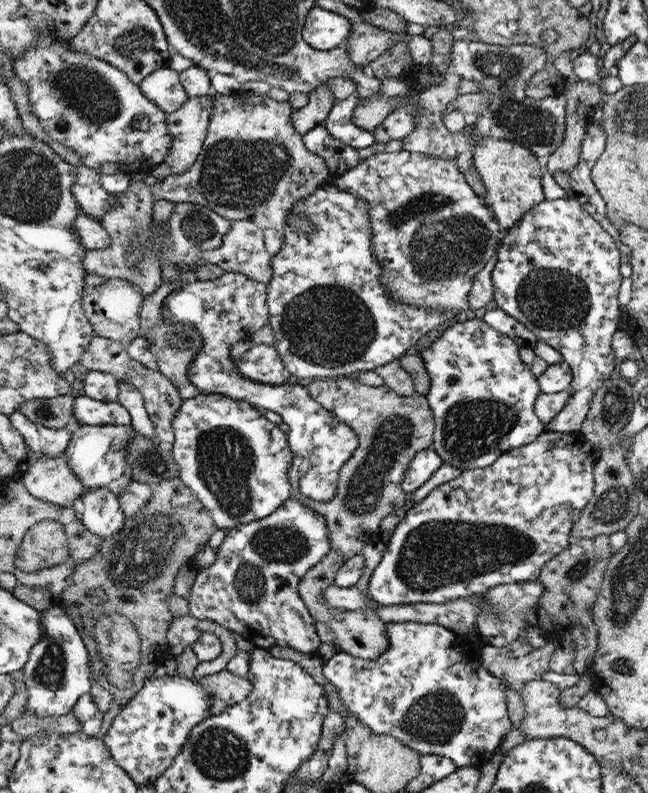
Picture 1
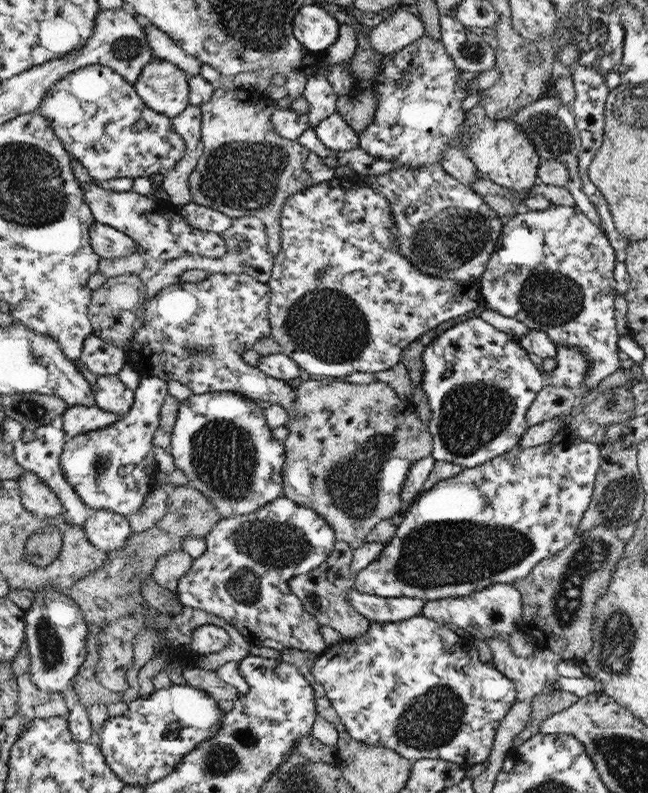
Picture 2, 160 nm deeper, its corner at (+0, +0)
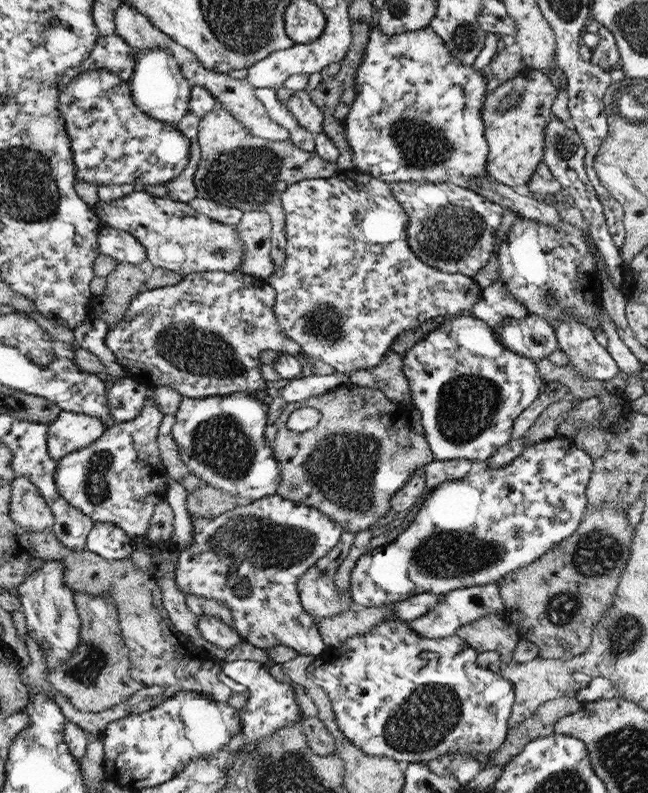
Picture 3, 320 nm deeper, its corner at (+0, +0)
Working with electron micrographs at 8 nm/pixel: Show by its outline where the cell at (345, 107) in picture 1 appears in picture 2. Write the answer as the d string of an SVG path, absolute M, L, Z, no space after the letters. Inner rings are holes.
M338 112L319 122L313 129L318 139L331 151L350 150L359 147L360 140L357 132L344 121Z

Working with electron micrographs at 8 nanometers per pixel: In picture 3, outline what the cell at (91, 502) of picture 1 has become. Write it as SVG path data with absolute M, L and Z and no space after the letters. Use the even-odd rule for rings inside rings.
M97 522L89 536L88 549L107 558L121 561L136 550L134 541L113 522Z

